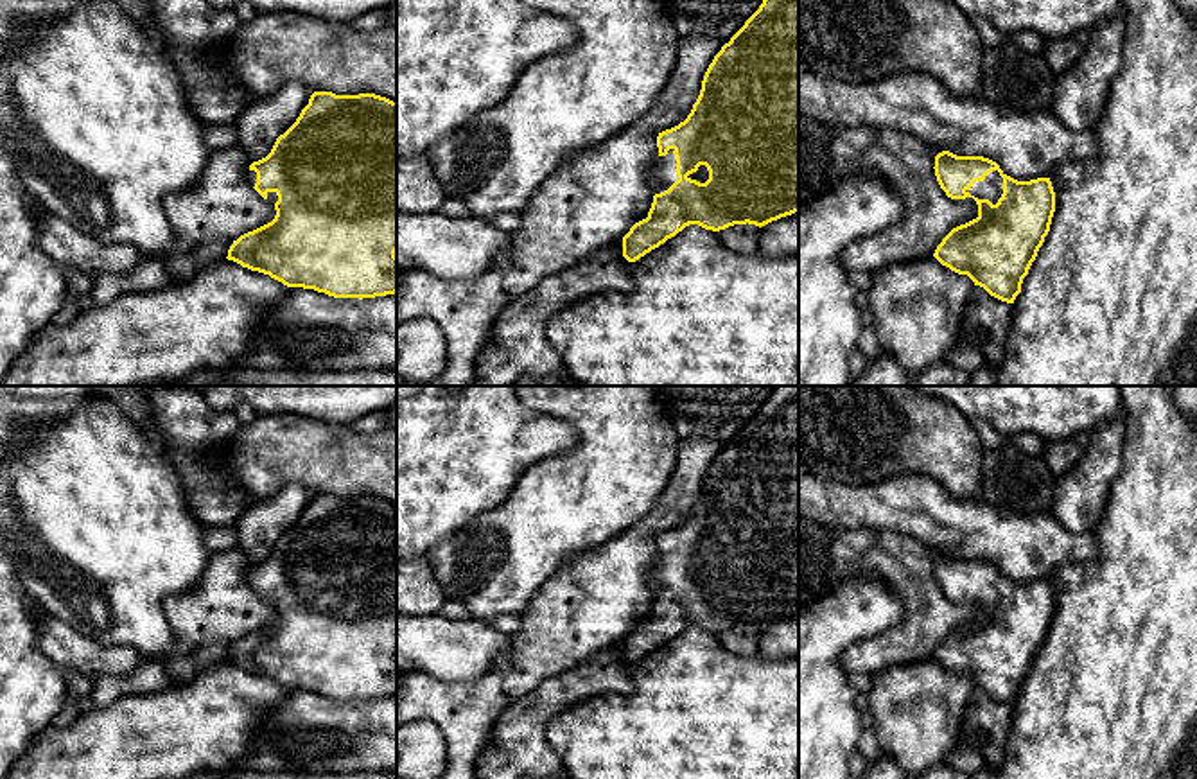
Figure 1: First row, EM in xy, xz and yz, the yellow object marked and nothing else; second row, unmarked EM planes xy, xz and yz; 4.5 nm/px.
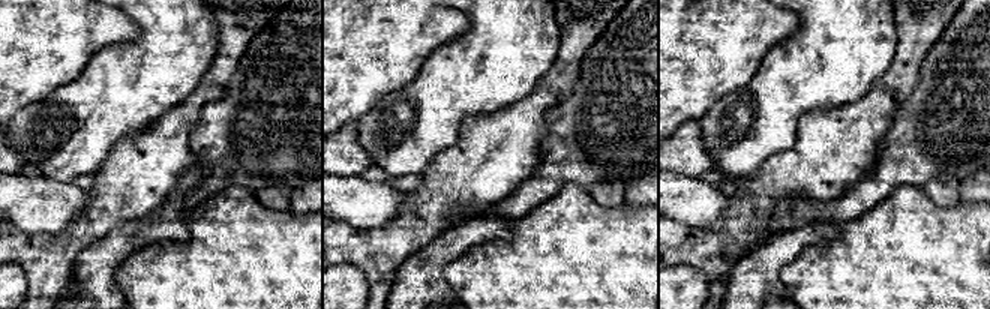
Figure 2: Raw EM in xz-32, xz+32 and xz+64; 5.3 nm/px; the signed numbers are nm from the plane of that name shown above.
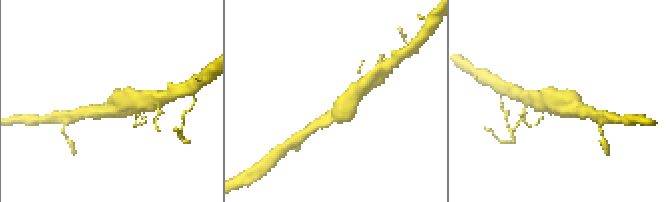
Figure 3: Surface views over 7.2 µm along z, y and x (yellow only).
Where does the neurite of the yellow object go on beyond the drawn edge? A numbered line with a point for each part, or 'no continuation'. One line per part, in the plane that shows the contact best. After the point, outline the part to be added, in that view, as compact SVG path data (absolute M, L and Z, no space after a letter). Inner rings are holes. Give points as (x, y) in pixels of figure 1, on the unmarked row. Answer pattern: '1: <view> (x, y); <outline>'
1: yz (989, 591); M992 573L985 578L983 583L974 583L974 587L965 594L969 594L978 601L989 601L992 607L996 607L1003 596L1001 589L1003 589L1003 580L1000 578L998 573Z

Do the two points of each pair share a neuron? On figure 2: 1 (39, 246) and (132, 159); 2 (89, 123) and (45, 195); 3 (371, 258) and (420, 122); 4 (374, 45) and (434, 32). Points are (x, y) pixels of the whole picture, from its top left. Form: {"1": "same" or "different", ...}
{"1": "same", "2": "different", "3": "different", "4": "same"}

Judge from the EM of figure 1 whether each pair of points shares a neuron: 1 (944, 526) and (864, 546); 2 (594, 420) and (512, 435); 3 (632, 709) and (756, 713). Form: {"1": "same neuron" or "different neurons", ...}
{"1": "different neurons", "2": "different neurons", "3": "same neuron"}

